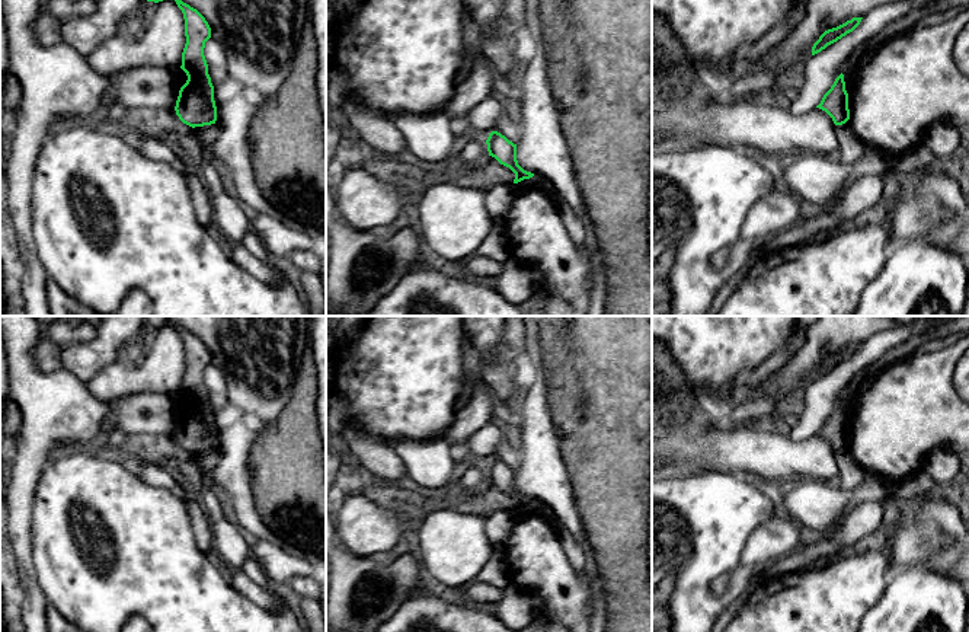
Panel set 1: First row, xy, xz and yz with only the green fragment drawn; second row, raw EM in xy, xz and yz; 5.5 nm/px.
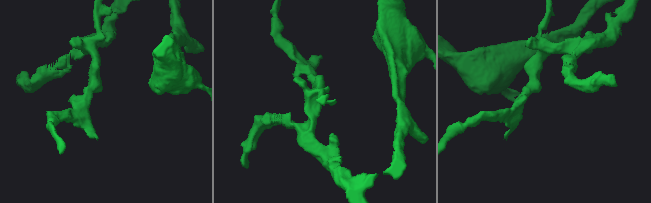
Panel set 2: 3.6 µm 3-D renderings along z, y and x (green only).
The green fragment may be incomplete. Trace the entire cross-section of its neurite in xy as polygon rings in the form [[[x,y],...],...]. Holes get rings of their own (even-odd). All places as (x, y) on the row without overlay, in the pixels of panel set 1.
[[[145,316],[145,325],[154,329],[175,326],[183,339],[186,370],[180,395],[188,406],[179,416],[176,441],[192,454],[215,450],[214,412],[204,382],[205,368],[211,364],[208,348],[196,335],[173,323],[169,316]]]

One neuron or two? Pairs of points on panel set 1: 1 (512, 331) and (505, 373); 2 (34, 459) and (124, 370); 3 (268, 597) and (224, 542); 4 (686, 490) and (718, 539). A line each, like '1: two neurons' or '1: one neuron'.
1: one neuron
2: two neurons
3: one neuron
4: one neuron

